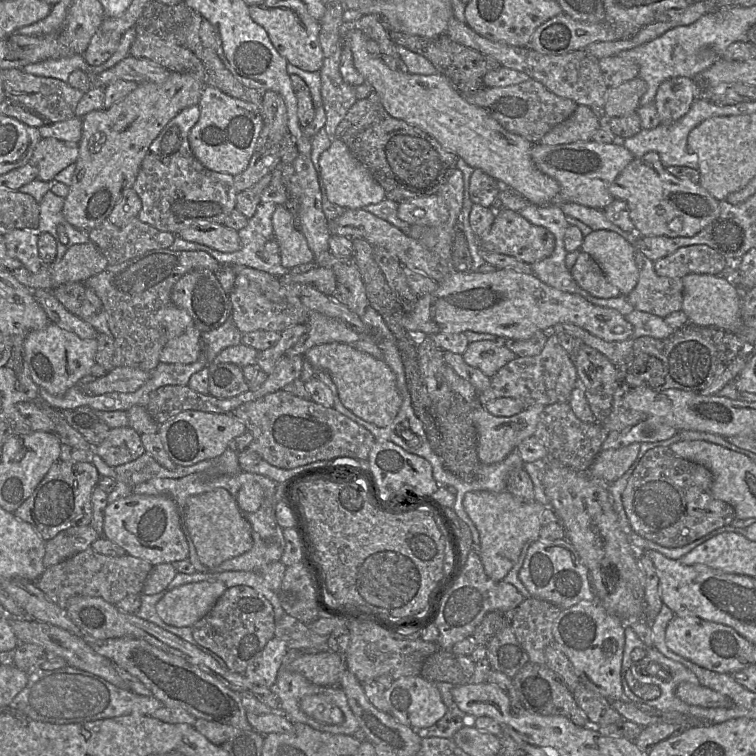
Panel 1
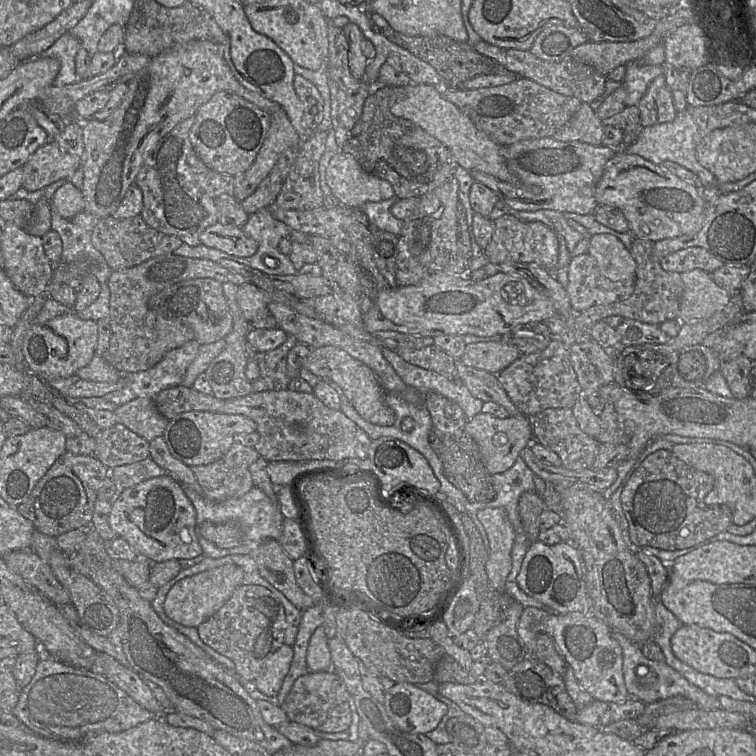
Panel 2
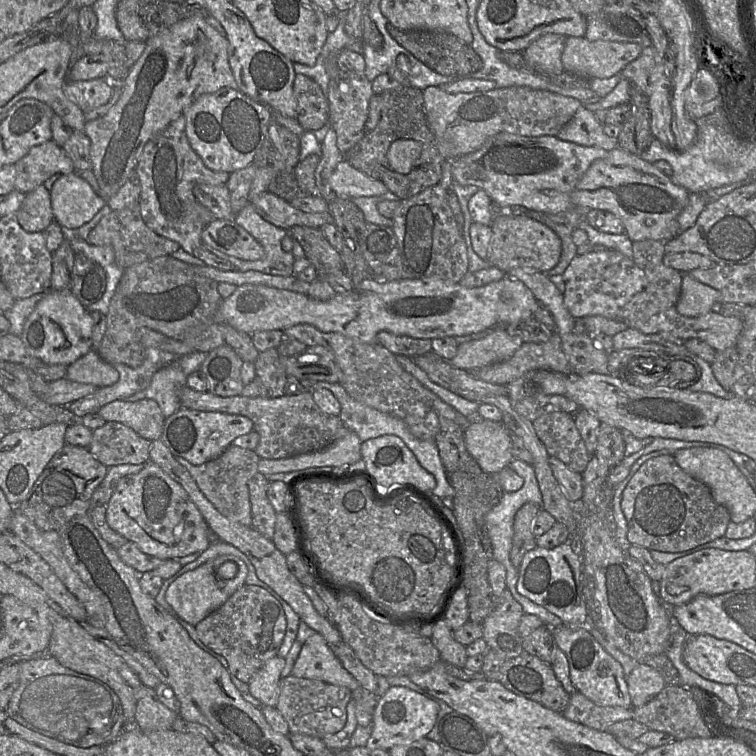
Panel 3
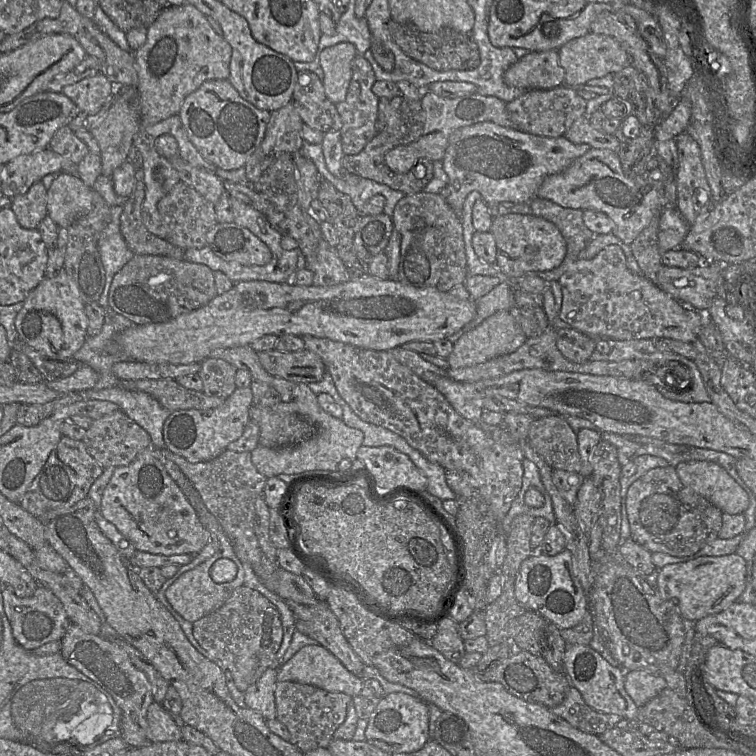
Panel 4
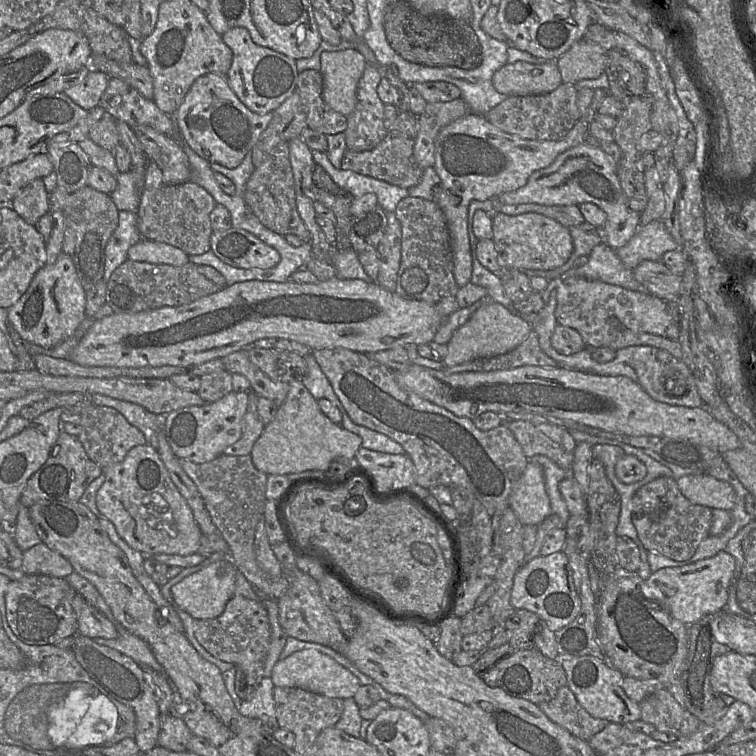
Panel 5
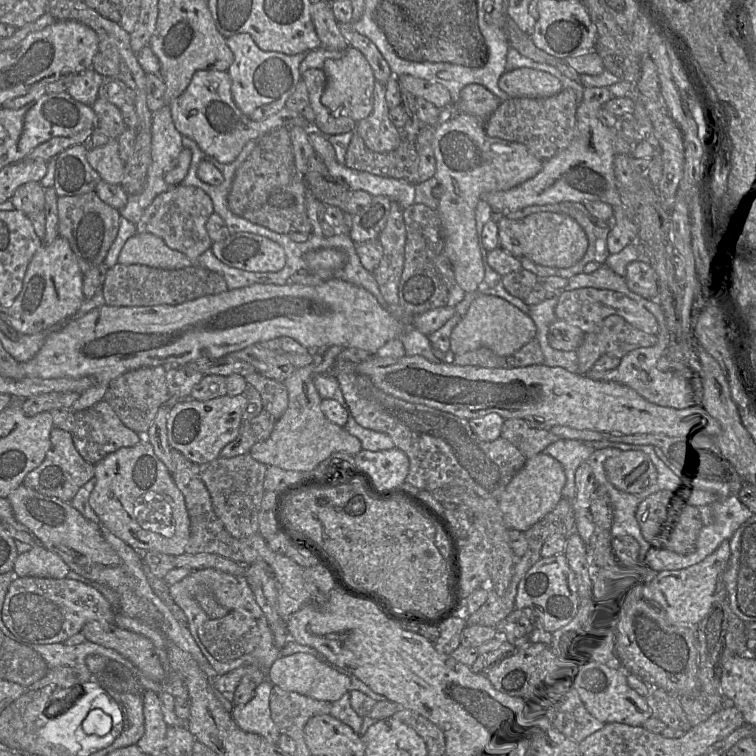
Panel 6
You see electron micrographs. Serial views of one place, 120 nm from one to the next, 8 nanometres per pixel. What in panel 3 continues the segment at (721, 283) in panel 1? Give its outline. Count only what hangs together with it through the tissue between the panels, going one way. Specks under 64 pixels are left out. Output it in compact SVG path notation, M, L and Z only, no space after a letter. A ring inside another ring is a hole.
M682 273L681 293L675 305L680 315L702 316L720 304L720 293L716 289L697 281L688 273Z

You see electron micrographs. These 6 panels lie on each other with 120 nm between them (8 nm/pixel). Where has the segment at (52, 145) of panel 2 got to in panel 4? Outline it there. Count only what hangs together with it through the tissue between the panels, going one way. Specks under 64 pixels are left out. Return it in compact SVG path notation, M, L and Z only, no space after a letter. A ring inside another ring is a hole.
M49 147L20 155L4 166L1 195L13 198L51 173L62 171L62 157Z

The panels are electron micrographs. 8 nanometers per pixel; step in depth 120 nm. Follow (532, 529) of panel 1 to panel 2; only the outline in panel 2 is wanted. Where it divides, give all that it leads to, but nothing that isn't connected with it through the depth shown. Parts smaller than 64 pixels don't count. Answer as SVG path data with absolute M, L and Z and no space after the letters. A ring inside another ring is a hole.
M483 508L477 512L488 538L489 553L485 564L490 585L504 591L504 585L512 568L511 551L515 531L503 508Z

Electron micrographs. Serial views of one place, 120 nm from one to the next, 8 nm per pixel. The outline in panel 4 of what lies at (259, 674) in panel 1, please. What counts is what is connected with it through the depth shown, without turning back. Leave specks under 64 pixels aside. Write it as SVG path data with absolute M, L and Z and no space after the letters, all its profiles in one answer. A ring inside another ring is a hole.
M269 667L245 692L246 707L260 712L266 720L277 717L275 702L277 672L277 669Z

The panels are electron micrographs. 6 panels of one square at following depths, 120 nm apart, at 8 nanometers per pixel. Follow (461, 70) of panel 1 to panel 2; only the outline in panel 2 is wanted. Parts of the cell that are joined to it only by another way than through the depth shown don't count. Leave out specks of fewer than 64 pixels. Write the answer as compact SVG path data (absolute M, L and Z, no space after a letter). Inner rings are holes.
M391 26L380 32L391 42L413 53L429 63L442 77L443 85L451 89L462 89L466 81L484 74L493 74L495 60L477 52L467 42L461 42L445 35L408 36L394 30Z

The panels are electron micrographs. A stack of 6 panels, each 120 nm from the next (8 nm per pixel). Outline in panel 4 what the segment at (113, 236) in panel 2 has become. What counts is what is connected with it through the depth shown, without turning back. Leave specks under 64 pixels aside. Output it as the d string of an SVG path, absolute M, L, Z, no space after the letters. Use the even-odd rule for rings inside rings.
M134 145L128 153L127 160L135 168L136 186L131 196L123 204L120 231L134 254L168 255L176 246L149 232L142 221L142 203L145 198L143 158Z

